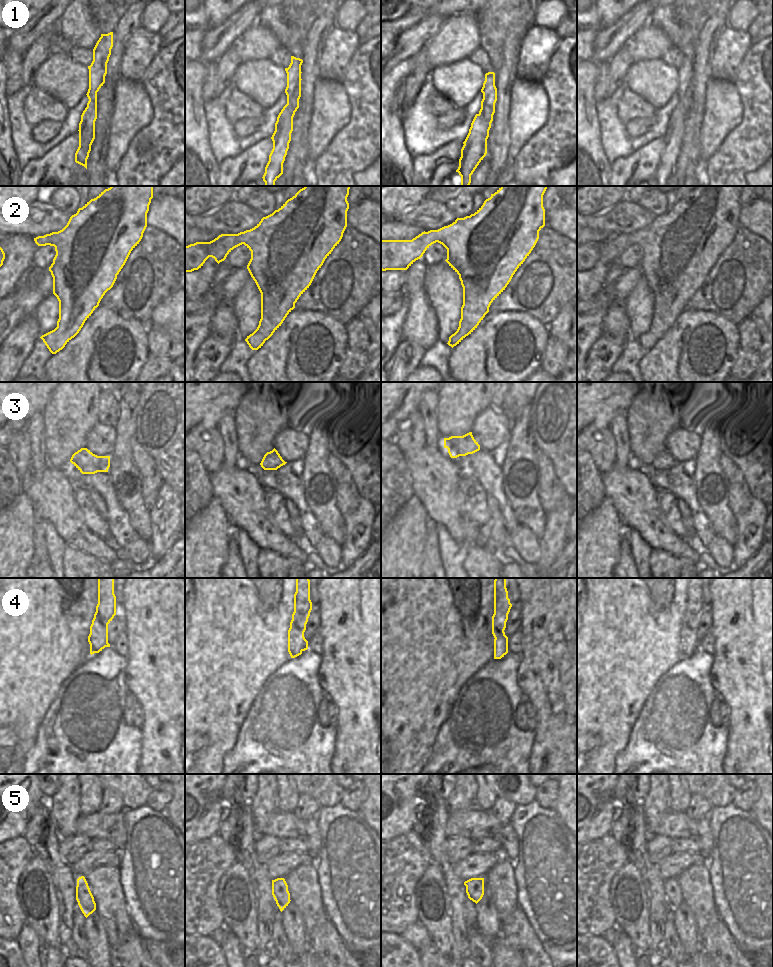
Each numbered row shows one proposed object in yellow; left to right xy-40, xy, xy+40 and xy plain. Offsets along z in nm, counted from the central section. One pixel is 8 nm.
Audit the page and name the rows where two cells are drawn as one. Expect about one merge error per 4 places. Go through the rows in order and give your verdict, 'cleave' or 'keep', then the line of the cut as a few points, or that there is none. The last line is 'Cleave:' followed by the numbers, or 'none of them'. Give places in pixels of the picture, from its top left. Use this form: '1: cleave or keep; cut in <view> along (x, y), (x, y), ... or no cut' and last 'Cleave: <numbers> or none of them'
1: cleave; cut in xy+40 along (464, 145), (461, 178)
2: keep; no cut
3: keep; no cut
4: keep; no cut
5: cleave; cut in xy+40 along (466, 885), (483, 888)
Cleave: 1, 5

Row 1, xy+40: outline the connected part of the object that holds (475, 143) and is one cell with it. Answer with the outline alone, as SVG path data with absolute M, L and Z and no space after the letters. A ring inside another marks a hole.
M476 114L469 129L469 133L463 142L465 157L461 163L461 186L469 186L471 175L487 154L487 139L489 137L487 121Z

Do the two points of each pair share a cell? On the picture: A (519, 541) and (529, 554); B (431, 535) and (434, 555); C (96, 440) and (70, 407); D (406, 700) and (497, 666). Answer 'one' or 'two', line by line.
A: one
B: one
C: two
D: two

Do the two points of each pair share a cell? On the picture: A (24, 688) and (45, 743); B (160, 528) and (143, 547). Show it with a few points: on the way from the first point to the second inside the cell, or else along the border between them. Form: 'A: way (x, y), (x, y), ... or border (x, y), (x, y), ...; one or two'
A: border (50, 706), (38, 728), (36, 741), (30, 749); two
B: border (147, 542), (151, 555); two

